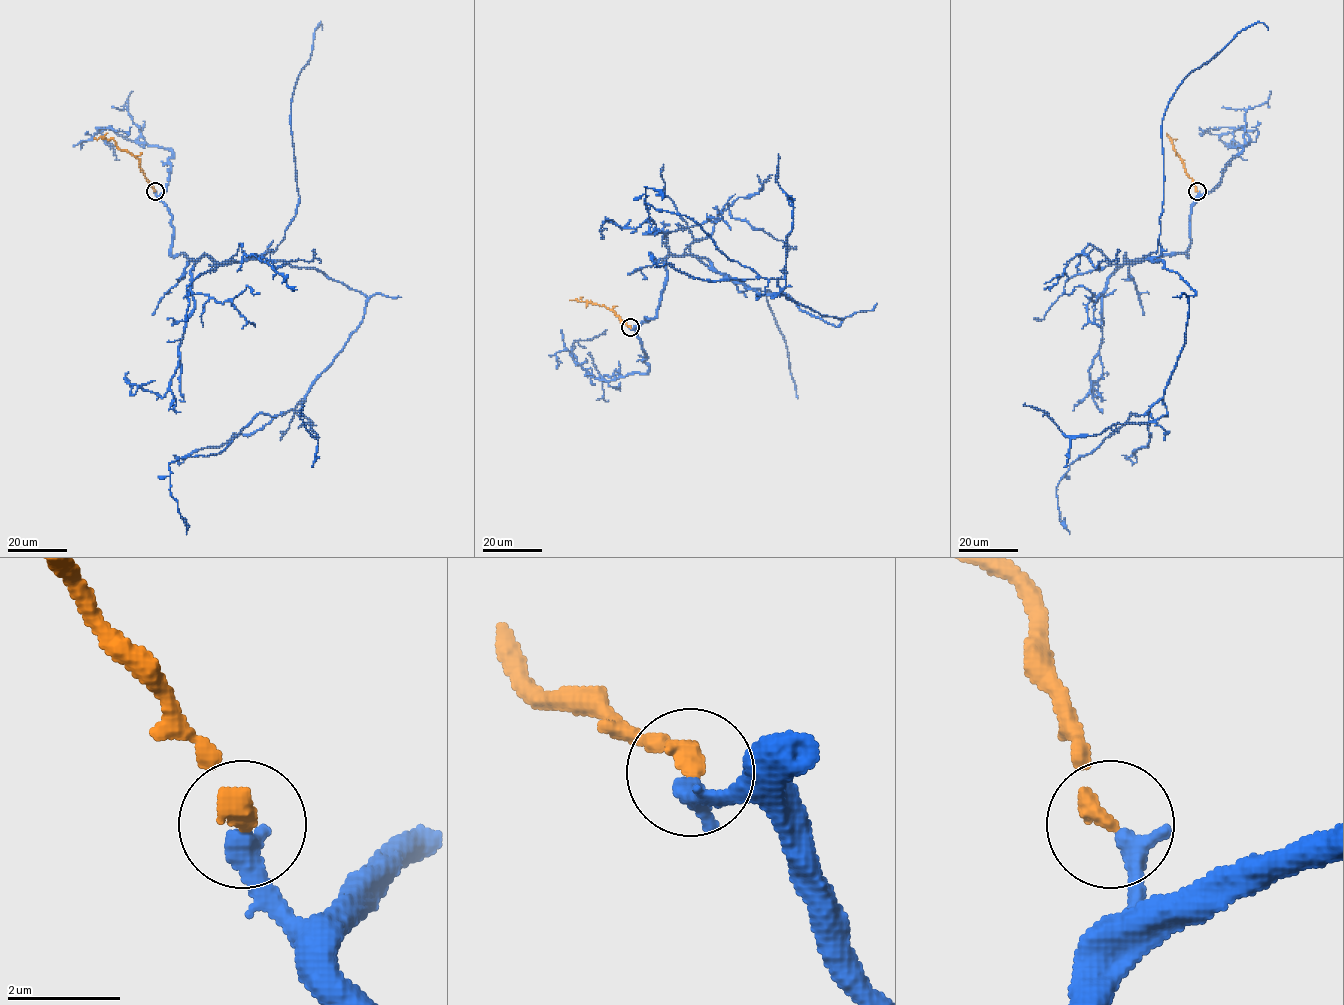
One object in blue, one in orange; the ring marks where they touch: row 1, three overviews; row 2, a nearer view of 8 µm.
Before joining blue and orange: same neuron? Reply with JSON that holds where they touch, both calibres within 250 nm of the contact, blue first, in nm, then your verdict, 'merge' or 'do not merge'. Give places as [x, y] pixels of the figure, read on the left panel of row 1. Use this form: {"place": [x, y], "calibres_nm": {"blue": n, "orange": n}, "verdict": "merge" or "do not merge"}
{"place": [155, 191], "calibres_nm": {"blue": 440, "orange": 360}, "verdict": "merge"}

